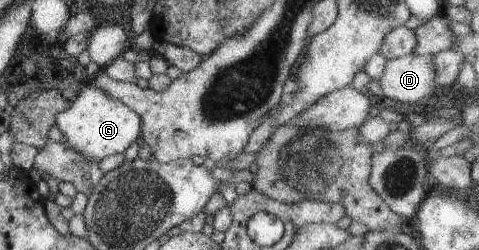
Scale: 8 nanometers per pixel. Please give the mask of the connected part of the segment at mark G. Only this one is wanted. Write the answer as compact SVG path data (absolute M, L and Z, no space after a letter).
M84 84L71 104L56 116L55 125L66 137L66 143L79 154L88 160L102 160L108 155L123 153L136 141L140 133L140 120L139 115L121 101Z

